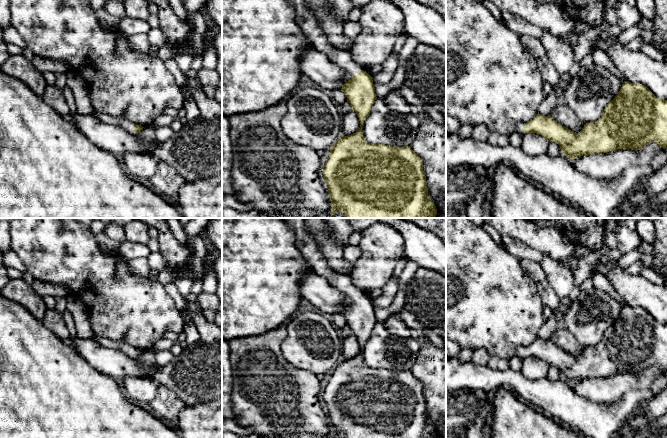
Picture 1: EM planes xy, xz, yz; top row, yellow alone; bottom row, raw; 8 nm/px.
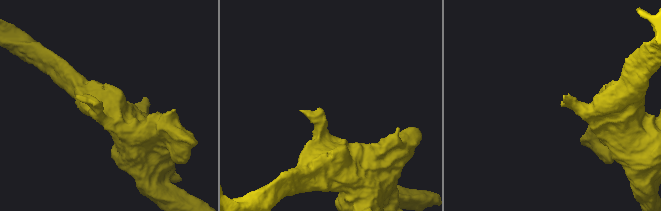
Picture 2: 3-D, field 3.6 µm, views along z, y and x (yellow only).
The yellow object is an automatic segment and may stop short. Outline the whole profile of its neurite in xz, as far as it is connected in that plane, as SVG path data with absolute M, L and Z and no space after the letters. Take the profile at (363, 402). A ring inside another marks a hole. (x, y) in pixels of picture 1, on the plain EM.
M307 218L282 219L292 228L295 247L312 270L352 300L341 315L356 336L360 352L351 359L341 359L330 372L329 382L322 393L332 427L331 438L338 435L344 438L437 438L436 430L428 419L423 385L411 371L372 368L364 362L362 349L377 323L372 301L352 284L350 276L330 267L307 229Z

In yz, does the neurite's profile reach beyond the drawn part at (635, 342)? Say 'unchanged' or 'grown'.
grown

